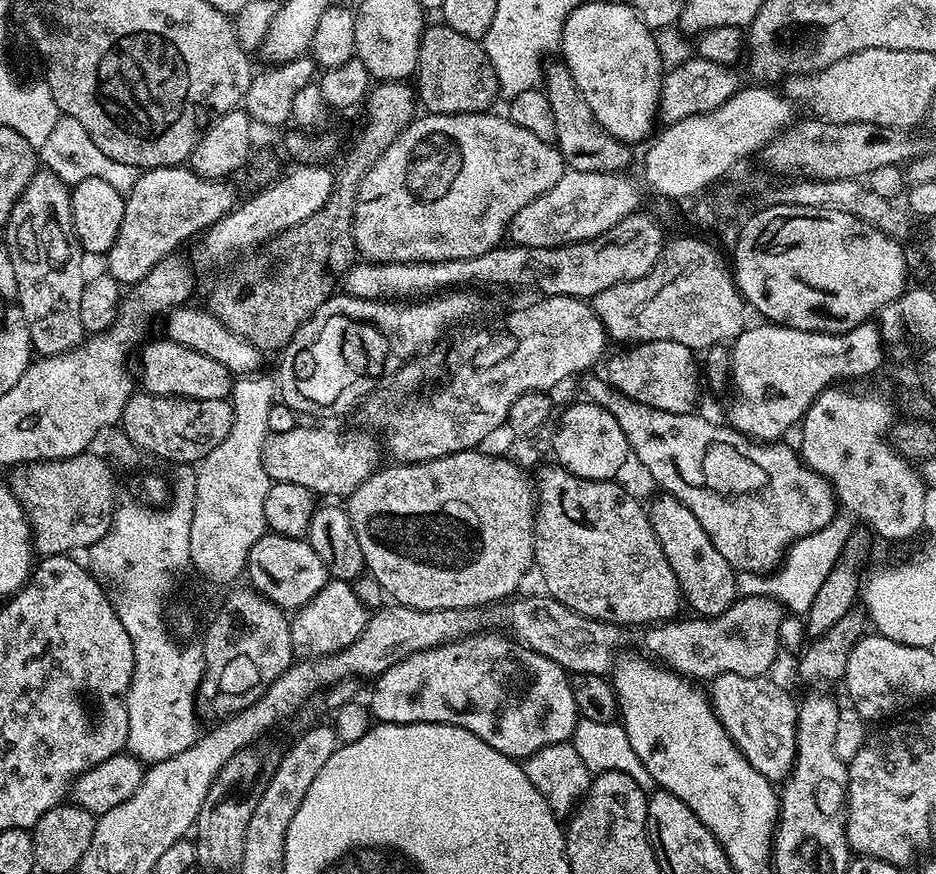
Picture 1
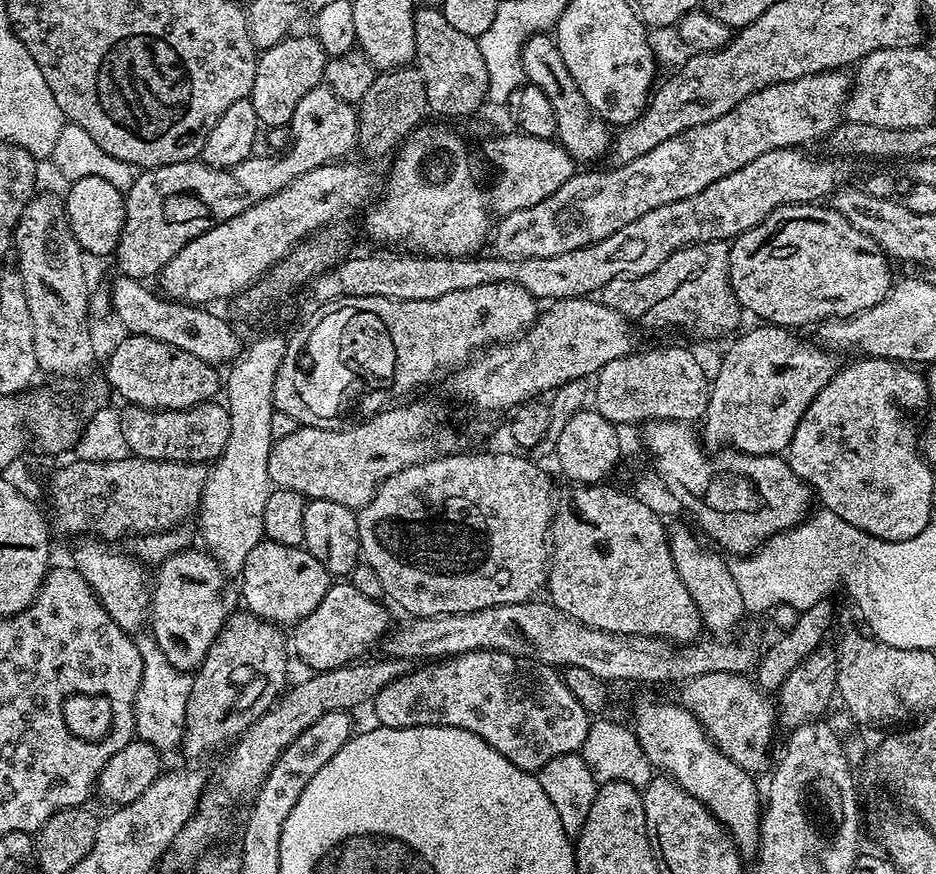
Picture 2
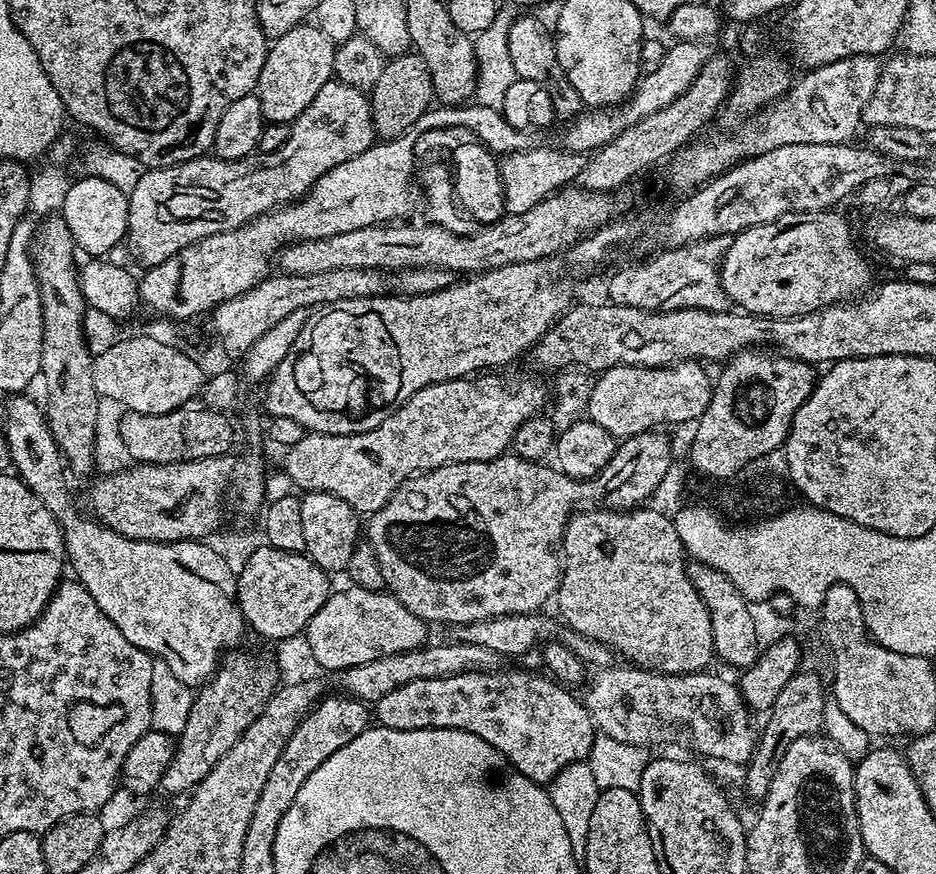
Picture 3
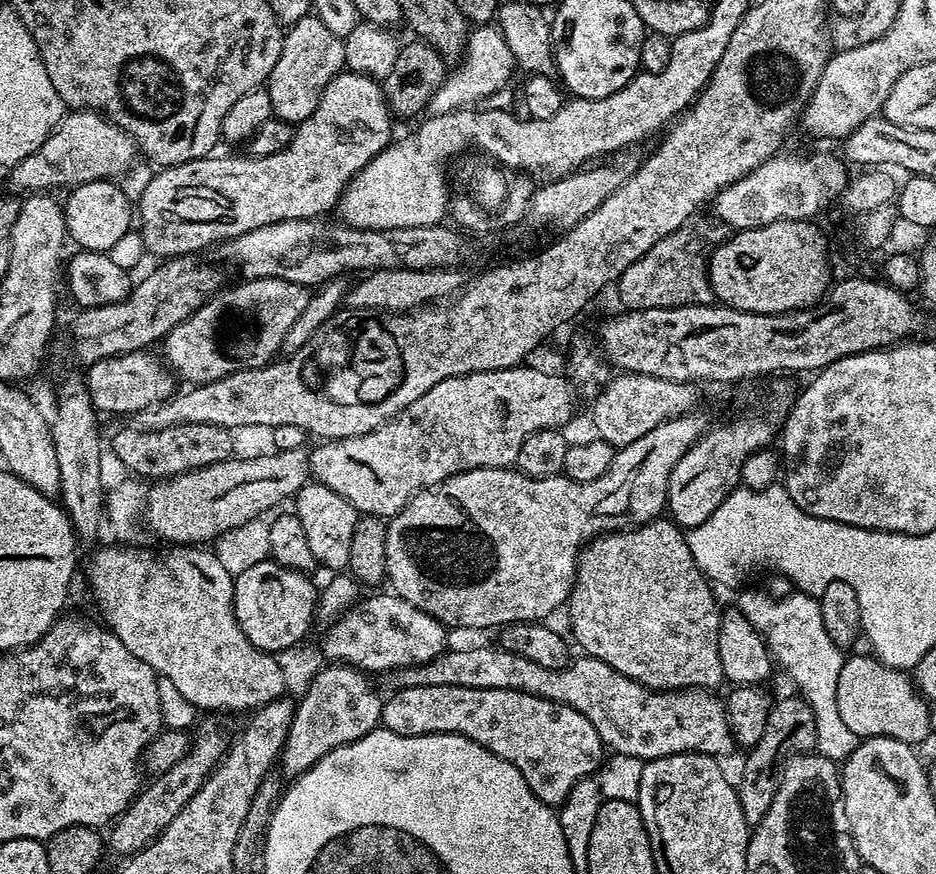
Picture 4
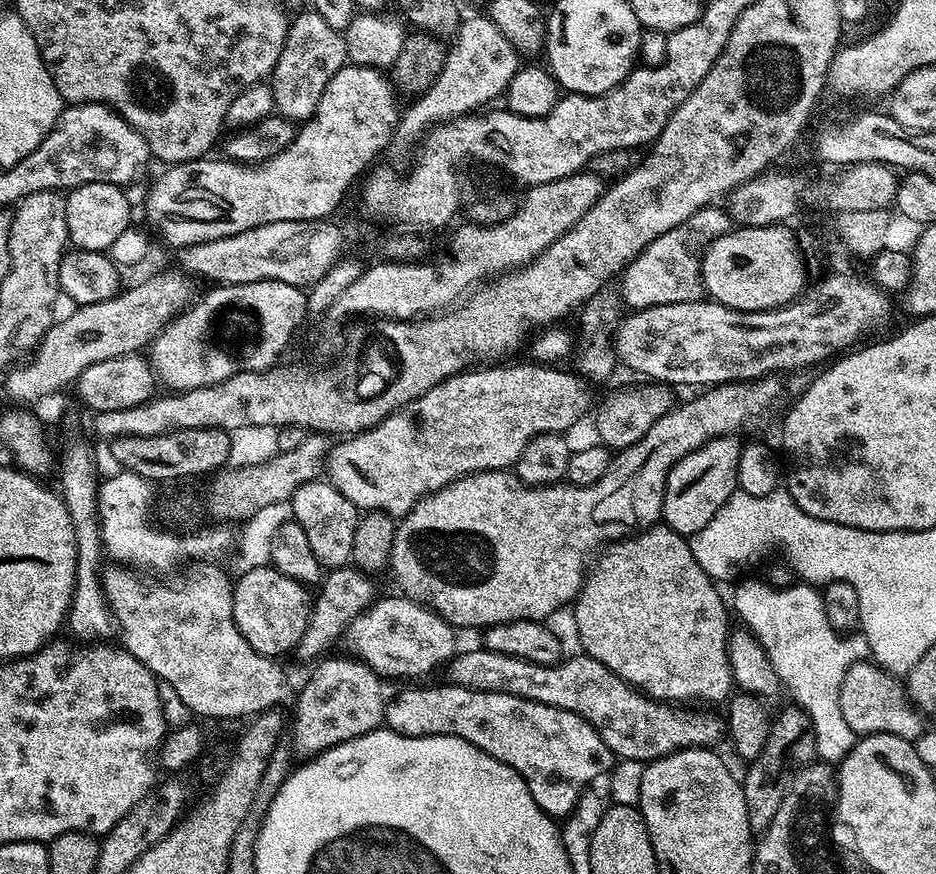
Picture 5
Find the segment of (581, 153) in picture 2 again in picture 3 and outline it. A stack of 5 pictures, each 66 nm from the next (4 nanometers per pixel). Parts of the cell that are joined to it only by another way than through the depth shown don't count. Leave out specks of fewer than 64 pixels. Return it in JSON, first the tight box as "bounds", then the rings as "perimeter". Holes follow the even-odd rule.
{"bounds":[507,14,582,122],"perimeter":[[[522,14],[513,19],[510,34],[507,35],[510,60],[514,65],[516,76],[521,80],[537,82],[554,105],[557,117],[564,122],[571,121],[580,115],[582,101],[578,90],[574,90],[570,78],[566,78],[566,70],[562,70],[562,62],[558,62],[557,46],[553,31],[534,14]]]}

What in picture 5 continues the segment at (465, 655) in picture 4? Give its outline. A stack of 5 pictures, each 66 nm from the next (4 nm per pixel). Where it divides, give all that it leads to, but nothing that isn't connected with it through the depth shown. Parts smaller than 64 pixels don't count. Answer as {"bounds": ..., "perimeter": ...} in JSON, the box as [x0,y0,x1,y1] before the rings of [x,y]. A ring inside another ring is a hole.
{"bounds":[447,646,722,762],"perimeter":[[[477,646],[473,652],[461,651],[454,656],[447,665],[447,679],[459,688],[472,688],[475,692],[501,692],[502,694],[514,694],[534,702],[542,702],[546,706],[561,708],[567,712],[578,714],[587,724],[594,726],[594,730],[606,742],[606,746],[612,751],[613,757],[623,760],[639,760],[651,762],[659,756],[668,756],[672,752],[678,752],[682,748],[693,746],[712,746],[715,740],[722,736],[722,728],[715,724],[708,716],[683,716],[675,712],[675,707],[659,700],[653,700],[651,696],[636,691],[632,685],[627,684],[622,678],[618,678],[602,662],[598,662],[587,654],[561,659],[558,664],[535,664],[529,660],[523,660],[517,656],[507,656],[492,652],[486,647]]]}

